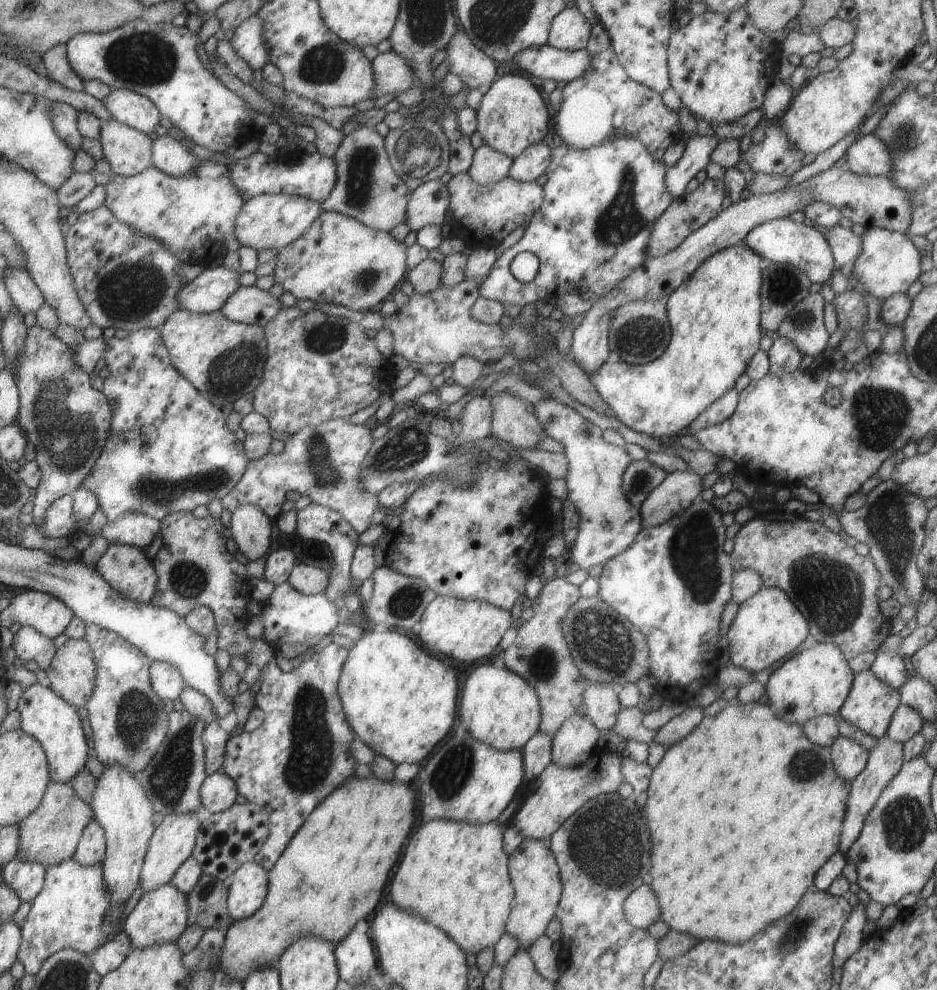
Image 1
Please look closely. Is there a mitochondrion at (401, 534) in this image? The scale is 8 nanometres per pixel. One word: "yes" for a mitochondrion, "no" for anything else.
no

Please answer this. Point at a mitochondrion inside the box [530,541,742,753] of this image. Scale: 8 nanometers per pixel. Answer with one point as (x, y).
(589, 626)

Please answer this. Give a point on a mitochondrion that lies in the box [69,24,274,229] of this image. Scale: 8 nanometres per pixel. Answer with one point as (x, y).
(149, 59)

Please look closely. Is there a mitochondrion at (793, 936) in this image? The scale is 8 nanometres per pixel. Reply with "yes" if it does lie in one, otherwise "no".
yes

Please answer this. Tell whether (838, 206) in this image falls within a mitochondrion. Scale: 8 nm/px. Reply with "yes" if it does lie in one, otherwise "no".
no

